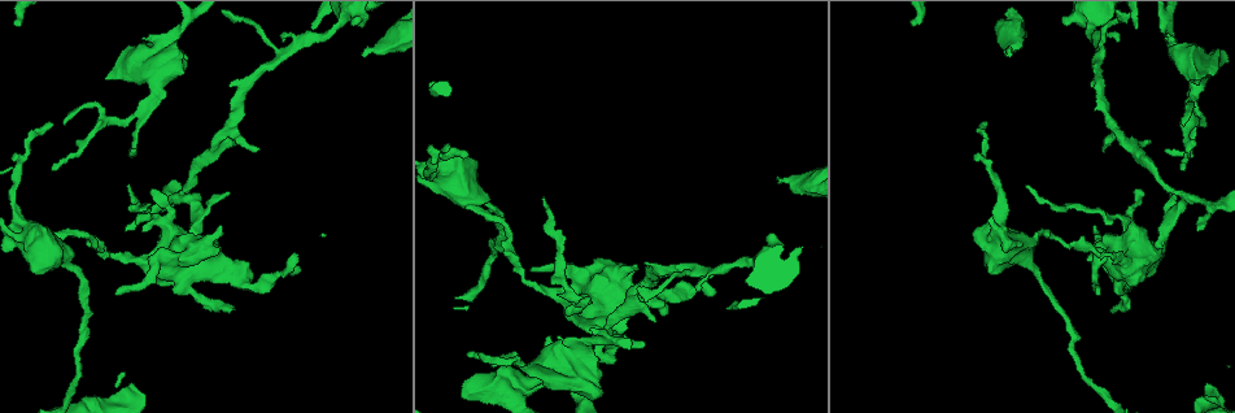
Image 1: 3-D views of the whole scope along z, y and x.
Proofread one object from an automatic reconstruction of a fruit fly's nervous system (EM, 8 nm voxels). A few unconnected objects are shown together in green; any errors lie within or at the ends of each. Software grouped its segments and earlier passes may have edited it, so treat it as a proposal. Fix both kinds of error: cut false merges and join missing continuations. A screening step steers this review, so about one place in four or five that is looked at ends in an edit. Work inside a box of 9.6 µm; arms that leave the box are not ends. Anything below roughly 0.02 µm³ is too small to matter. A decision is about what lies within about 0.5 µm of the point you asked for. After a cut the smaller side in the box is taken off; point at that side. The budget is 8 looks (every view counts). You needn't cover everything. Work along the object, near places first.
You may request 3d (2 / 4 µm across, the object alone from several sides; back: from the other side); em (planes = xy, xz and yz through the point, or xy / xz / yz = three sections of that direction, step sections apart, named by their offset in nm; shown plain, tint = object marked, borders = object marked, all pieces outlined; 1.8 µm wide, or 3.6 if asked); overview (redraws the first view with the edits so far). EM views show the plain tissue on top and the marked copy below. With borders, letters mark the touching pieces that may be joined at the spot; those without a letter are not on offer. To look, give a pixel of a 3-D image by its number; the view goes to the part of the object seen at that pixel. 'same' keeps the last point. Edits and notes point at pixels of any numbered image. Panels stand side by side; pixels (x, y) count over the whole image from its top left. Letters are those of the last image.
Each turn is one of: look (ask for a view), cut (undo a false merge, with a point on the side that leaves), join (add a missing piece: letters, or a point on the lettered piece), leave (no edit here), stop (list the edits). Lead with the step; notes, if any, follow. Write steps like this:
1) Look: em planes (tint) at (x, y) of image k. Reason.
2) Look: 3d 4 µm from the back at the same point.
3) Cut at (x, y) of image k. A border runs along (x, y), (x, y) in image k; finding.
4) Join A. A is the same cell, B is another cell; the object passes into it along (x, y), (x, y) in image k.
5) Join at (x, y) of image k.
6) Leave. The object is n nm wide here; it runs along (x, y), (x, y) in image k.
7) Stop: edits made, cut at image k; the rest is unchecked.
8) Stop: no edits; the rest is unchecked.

Look: em xy step 4 (tint) at (578, 342) of image 1. Thick turns thin.

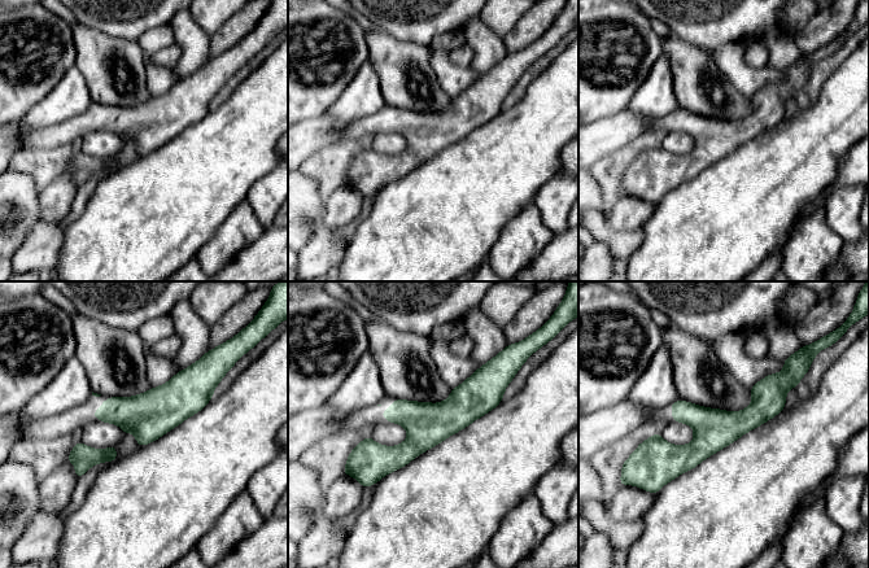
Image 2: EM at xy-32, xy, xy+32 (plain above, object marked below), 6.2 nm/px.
Look: em planes (borders) at the same point.

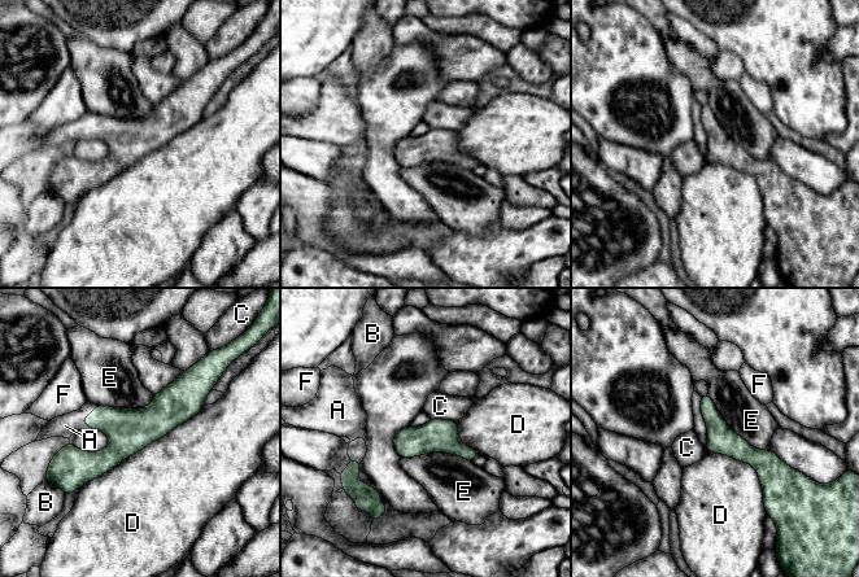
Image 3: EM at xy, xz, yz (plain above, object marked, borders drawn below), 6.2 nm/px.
Join A. A is the same cell, B, C, D, E and F are other cells; it goes on there.

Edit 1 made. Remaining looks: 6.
Look: overview. Redraw.

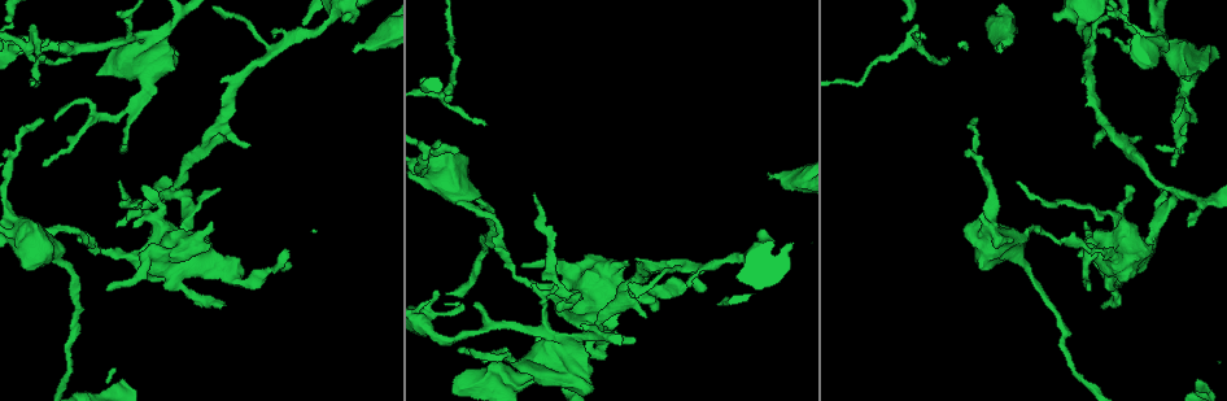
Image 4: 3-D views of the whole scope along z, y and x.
Look: 3d 2 µm at (768, 174) of image 4. End of a long branch.

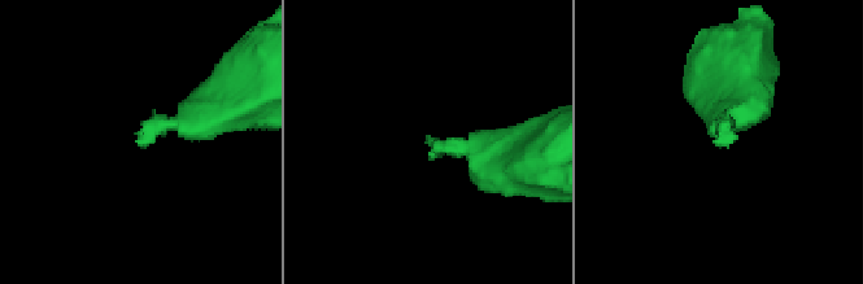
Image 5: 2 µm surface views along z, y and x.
Look: em 3.6 µm yz step 16 (tint) at (140, 142) of image 5. Shape alone is not enough.

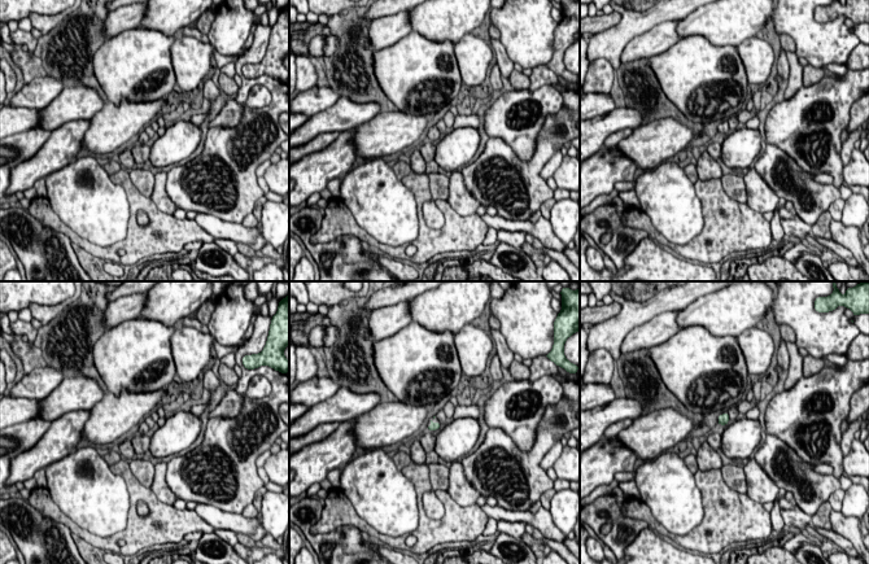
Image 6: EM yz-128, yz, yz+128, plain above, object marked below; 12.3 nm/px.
Look: em 3.6 µm planes (borders) at the same point.

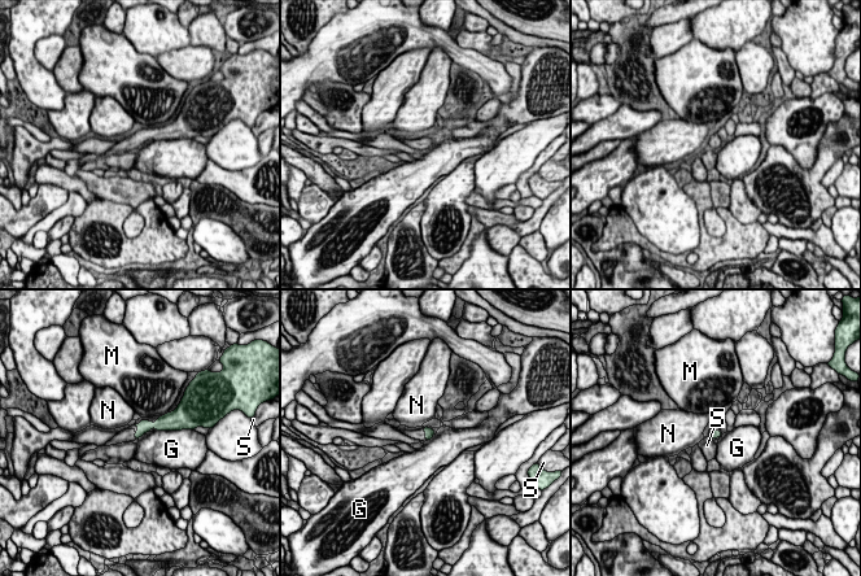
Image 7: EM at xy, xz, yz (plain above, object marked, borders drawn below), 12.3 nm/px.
Leave. G, M, N and S are other cells; no lettered piece goes on from it.

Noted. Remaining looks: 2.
Look: em yz step 16 (tint) at (1093, 145) of image 4. Thin end.

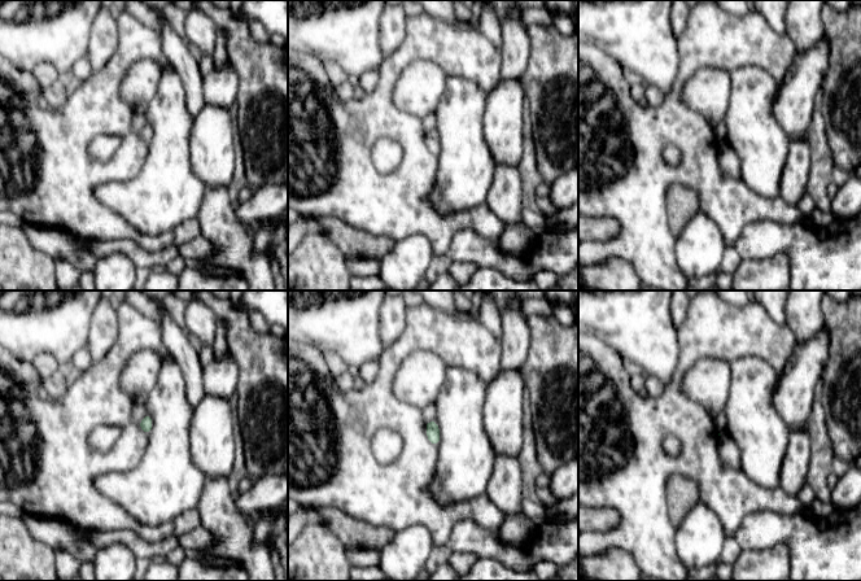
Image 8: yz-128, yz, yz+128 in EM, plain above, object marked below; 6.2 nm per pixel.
Look: em planes (borders) at the same point.

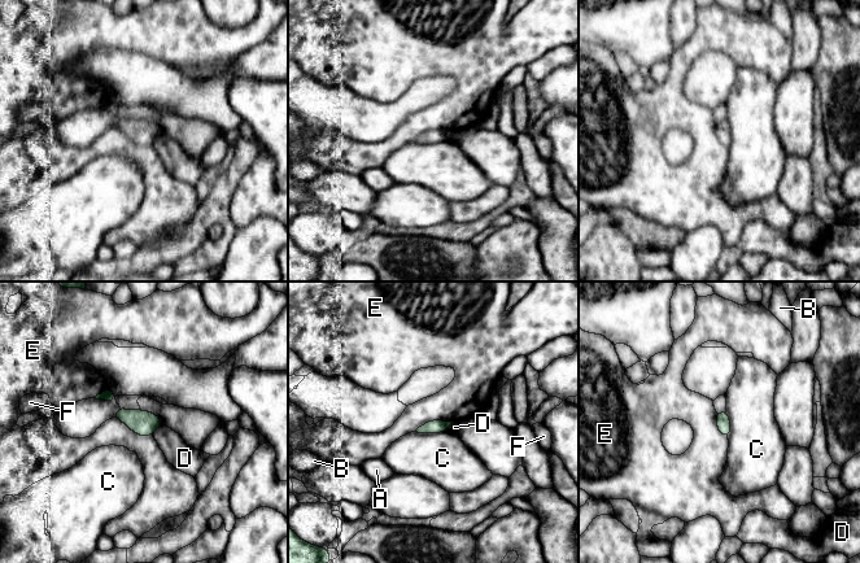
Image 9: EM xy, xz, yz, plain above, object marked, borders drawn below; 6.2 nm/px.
Leave. A, B, C, D, E and F are other cells; a border runs along (114, 417), (136, 433), (152, 436) in image 9; none of them fits.

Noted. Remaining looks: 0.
Stop: edits made, join at image 3; the rest is unchecked.

